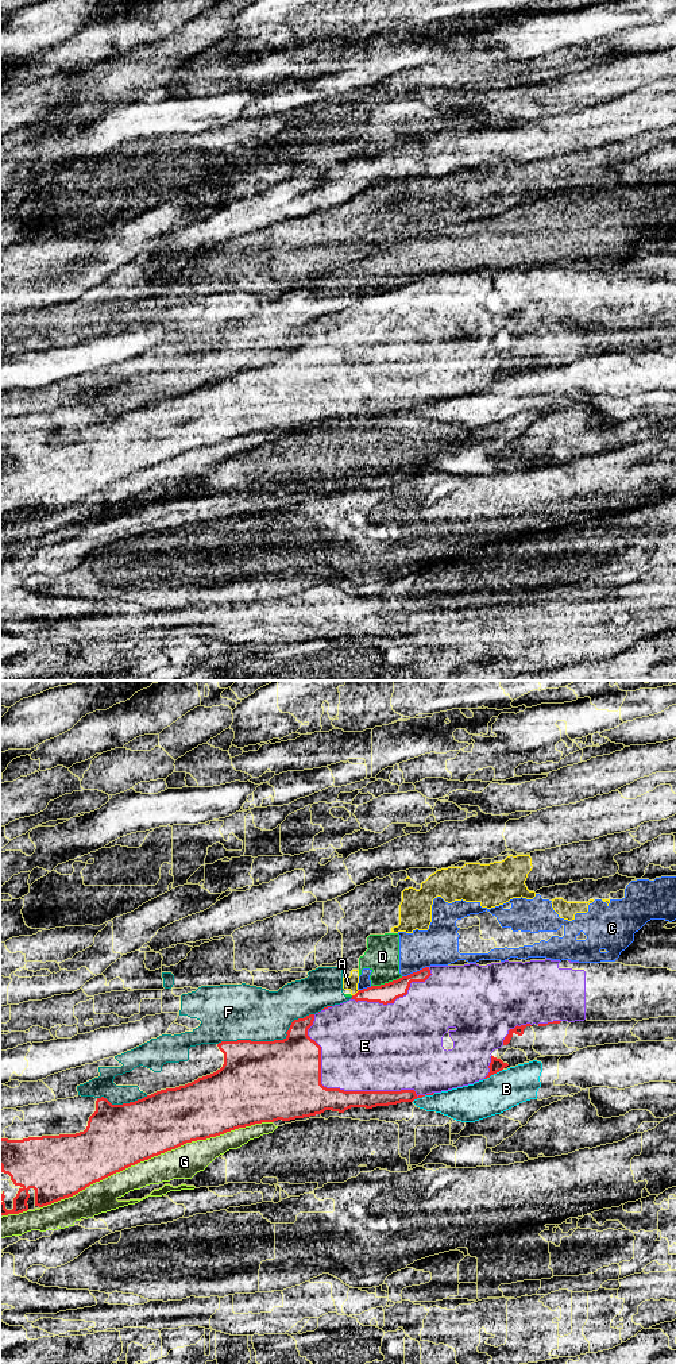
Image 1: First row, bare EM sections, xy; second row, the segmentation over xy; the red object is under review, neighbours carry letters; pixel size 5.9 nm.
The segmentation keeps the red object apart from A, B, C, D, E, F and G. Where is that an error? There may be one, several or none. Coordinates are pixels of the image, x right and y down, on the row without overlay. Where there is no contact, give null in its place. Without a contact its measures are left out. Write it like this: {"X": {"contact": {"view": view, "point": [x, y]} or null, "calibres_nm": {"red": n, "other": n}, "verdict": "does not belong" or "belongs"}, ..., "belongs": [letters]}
{"A": {"contact": {"view": "xy", "point": [356, 301]}, "calibres_nm": {"red": 120, "other": 80}, "verdict": "does not belong"}, "B": {"contact": {"view": "xy", "point": [423, 404]}, "calibres_nm": {"red": 100, "other": 200}, "verdict": "does not belong"}, "C": {"contact": {"view": "xy", "point": [414, 281]}, "calibres_nm": {"red": 120, "other": 240}, "verdict": "does not belong"}, "D": {"contact": {"view": "xy", "point": [386, 292]}, "calibres_nm": {"red": 120, "other": 200}, "verdict": "does not belong"}, "E": {"contact": {"view": "xy", "point": [343, 399]}, "calibres_nm": {"red": 280, "other": 460}, "verdict": "belongs"}, "F": {"contact": {"view": "xy", "point": [269, 350]}, "calibres_nm": {"red": 480, "other": 340}, "verdict": "does not belong"}, "G": {"contact": {"view": "xy", "point": [155, 463]}, "calibres_nm": {"red": 380, "other": 190}, "verdict": "does not belong"}, "belongs": ["E"]}

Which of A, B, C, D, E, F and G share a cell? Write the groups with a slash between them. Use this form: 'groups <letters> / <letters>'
groups A / B G / C D F / E

